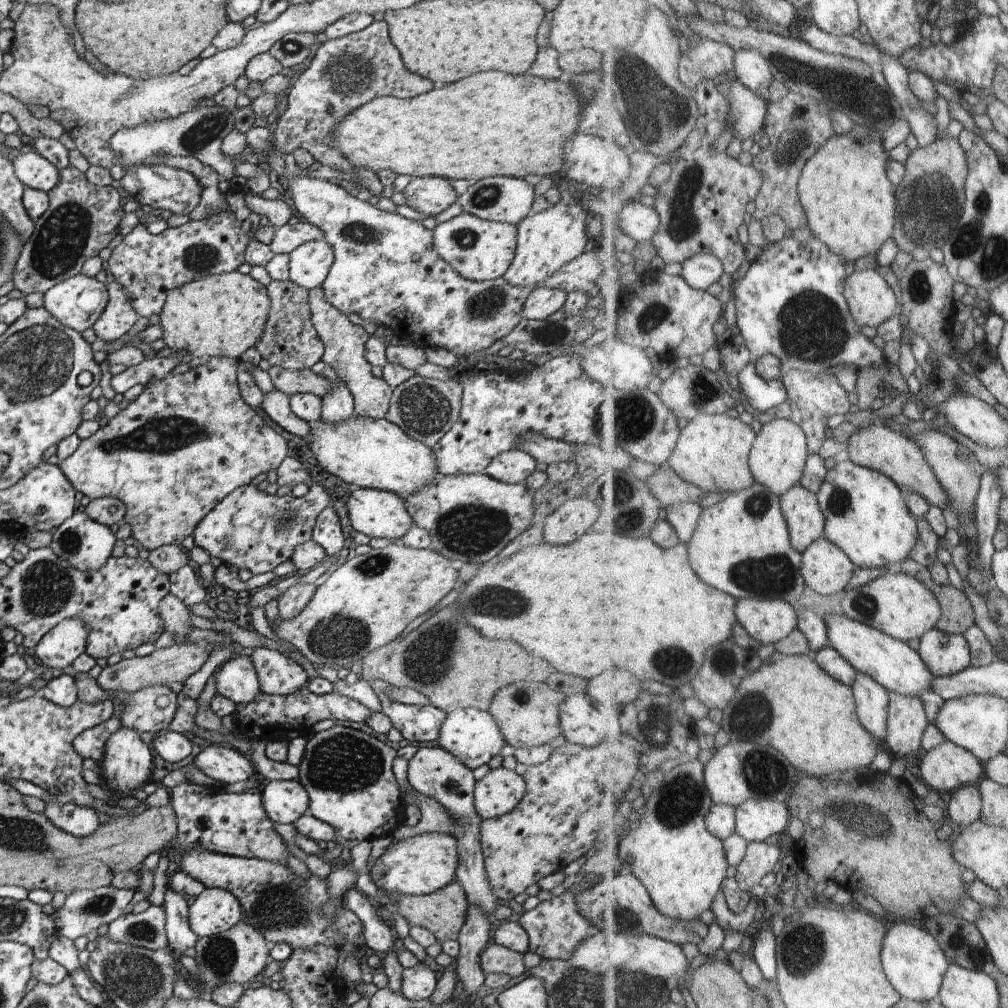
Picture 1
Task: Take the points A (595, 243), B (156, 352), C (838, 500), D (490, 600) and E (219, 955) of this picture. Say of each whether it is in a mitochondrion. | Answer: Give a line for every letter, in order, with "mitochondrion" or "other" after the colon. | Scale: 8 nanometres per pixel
A: other
B: other
C: mitochondrion
D: mitochondrion
E: mitochondrion

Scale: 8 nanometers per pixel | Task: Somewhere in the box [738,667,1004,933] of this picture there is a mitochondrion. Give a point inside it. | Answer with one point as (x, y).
(845, 806)

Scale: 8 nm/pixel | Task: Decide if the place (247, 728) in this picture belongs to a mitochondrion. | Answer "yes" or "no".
no

